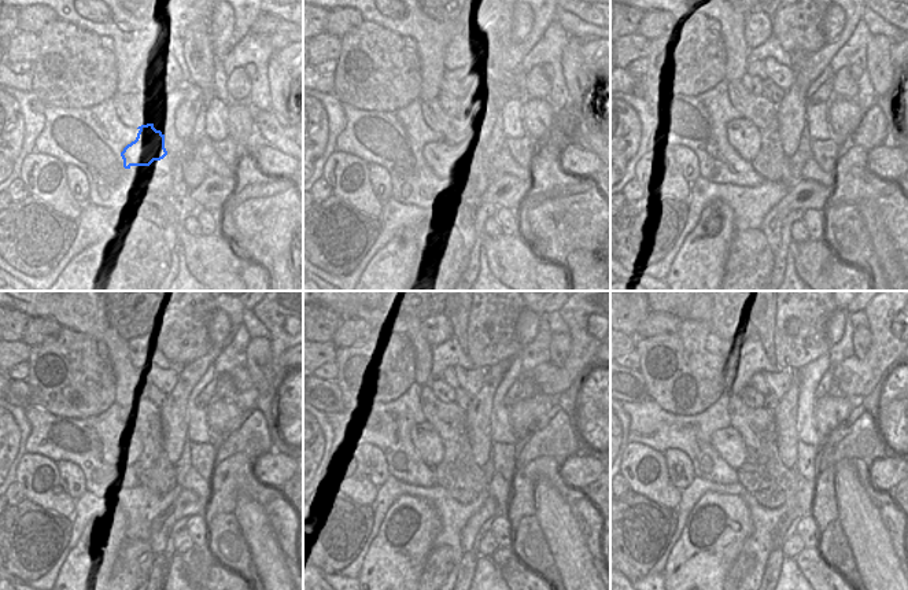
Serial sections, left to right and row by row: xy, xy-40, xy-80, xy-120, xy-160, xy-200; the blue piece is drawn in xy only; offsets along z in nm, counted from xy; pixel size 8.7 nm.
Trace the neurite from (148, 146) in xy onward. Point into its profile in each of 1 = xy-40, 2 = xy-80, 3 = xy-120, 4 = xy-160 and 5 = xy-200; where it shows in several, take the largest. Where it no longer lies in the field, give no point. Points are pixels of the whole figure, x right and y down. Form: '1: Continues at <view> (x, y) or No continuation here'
1: Continues at xy-40 (438, 154)
2: Continues at xy-80 (746, 140)
3: Continues at xy-120 (126, 445)
4: Continues at xy-160 (425, 438)
5: Continues at xy-200 (727, 442)

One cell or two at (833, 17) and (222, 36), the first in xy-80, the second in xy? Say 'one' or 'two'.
one

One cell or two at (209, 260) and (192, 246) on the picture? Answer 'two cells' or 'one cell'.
one cell

